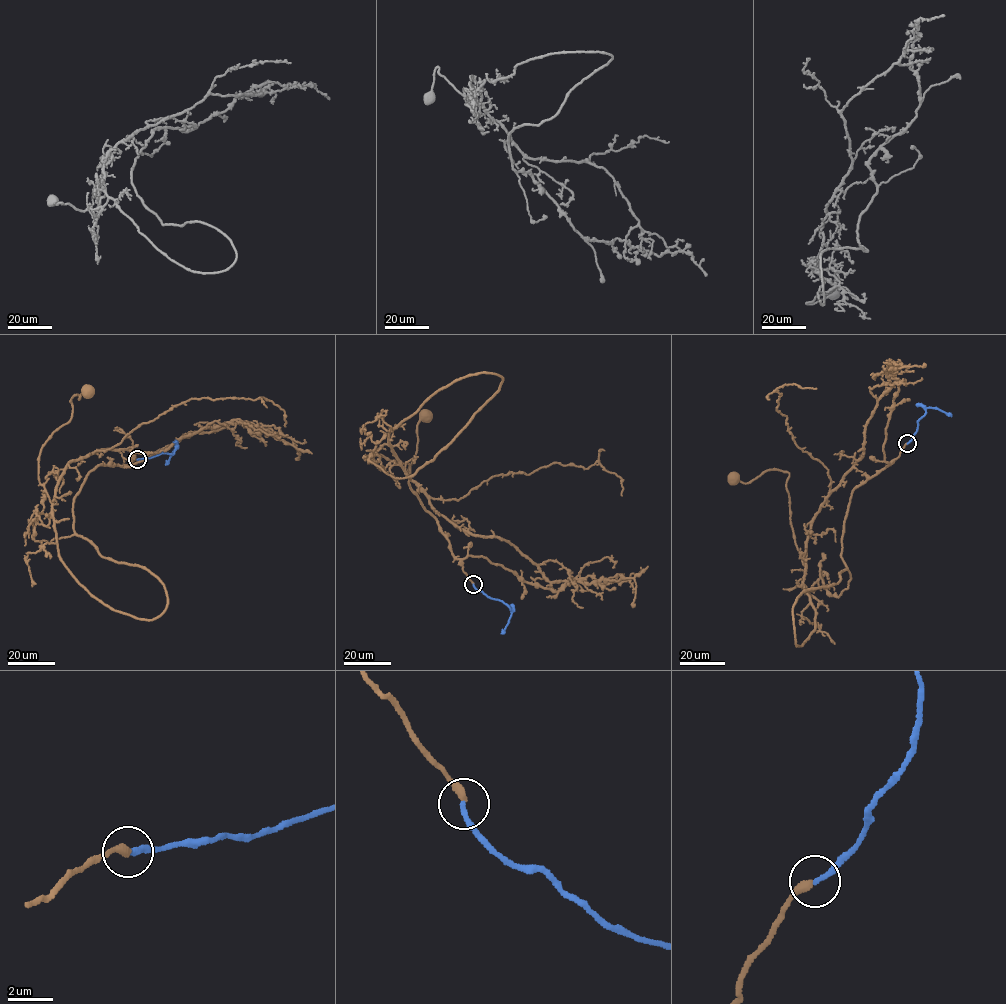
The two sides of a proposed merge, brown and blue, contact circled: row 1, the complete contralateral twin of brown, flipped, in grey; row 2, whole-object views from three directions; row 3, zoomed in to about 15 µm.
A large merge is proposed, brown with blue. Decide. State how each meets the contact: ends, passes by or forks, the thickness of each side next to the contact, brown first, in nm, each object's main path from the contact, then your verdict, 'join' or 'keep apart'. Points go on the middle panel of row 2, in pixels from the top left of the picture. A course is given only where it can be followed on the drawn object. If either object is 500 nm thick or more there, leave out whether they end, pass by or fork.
brown ends there; blue ends there; 360 nm thick on the brown side, 240 nm on the other; brown runs (473, 584), (468, 556), (556, 591), (512, 545), (437, 514), (391, 447), (375, 453), (410, 473), (425, 415); blue runs (473, 584), (488, 596), (502, 600), (510, 608), (508, 623), (501, 633); join

